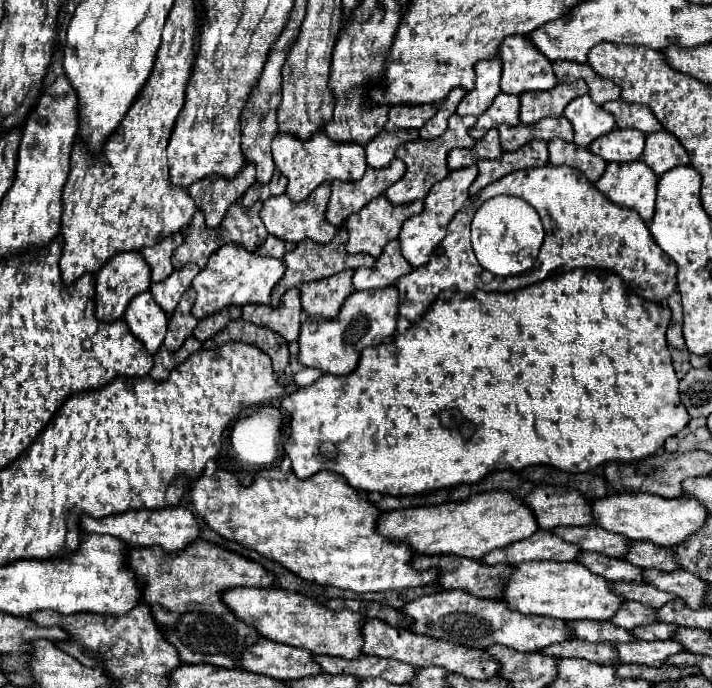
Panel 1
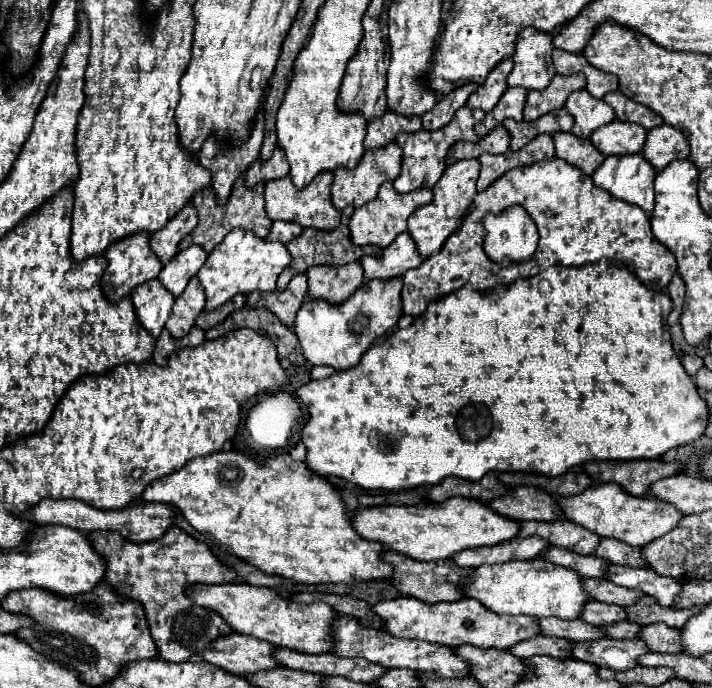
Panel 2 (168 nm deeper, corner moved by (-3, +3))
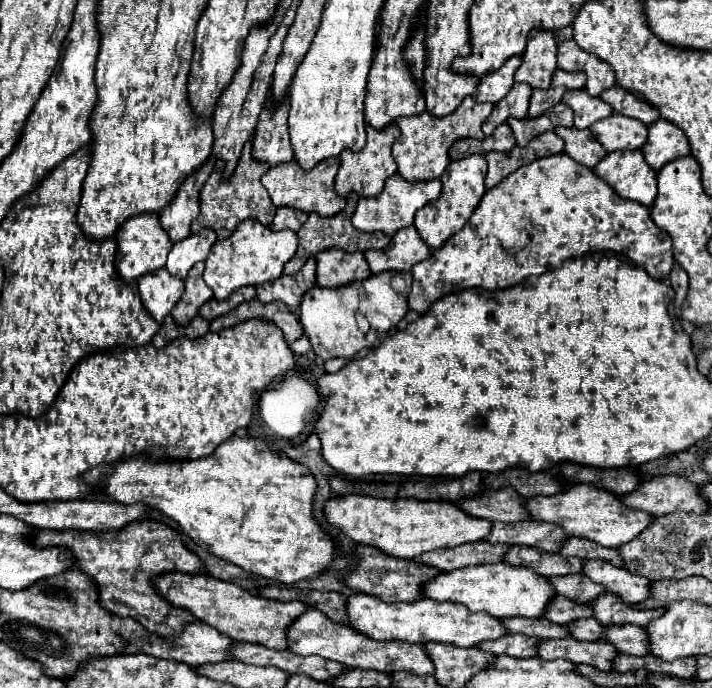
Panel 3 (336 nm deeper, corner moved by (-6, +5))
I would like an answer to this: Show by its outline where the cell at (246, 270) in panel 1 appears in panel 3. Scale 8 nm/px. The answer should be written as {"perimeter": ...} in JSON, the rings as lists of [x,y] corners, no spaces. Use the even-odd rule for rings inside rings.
{"perimeter":[[[245,219],[233,231],[231,237],[223,241],[215,241],[207,261],[205,261],[205,283],[213,289],[217,299],[227,299],[235,289],[243,285],[261,285],[265,281],[273,281],[283,273],[283,265],[297,251],[297,233],[295,231],[273,231],[261,225],[255,219]]]}

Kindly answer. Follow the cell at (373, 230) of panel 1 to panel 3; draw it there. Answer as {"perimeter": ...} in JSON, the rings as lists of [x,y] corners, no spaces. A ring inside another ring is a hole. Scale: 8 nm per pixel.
{"perimeter":[[[399,173],[391,175],[385,181],[385,189],[377,195],[377,197],[365,197],[359,199],[355,215],[351,219],[351,223],[365,233],[373,233],[373,231],[381,231],[385,235],[395,235],[399,229],[413,225],[413,217],[417,213],[417,209],[421,209],[423,205],[427,205],[429,201],[435,201],[441,193],[441,179],[431,179],[431,181],[417,181],[417,183],[409,183],[405,179],[399,177]]]}

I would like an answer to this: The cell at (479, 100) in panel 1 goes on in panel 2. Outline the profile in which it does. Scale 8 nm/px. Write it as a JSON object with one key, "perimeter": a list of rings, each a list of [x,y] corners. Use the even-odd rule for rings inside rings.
{"perimeter":[[[504,59],[496,65],[496,69],[492,69],[486,77],[486,81],[476,89],[476,93],[472,93],[466,101],[466,107],[472,109],[482,109],[482,111],[492,111],[494,105],[498,103],[498,99],[502,97],[502,93],[506,91],[506,77],[512,71],[512,59]]]}

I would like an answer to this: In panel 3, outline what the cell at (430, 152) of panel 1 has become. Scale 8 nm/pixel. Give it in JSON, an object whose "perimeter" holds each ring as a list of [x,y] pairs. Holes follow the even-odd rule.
{"perimeter":[[[465,97],[463,103],[455,109],[455,113],[447,117],[431,117],[427,111],[415,117],[399,117],[397,127],[401,135],[393,143],[393,159],[399,167],[399,175],[405,177],[407,181],[427,181],[441,177],[449,163],[449,155],[447,155],[449,147],[457,139],[465,139],[465,137],[483,139],[485,135],[481,131],[481,125],[491,111],[493,111],[491,103],[477,103],[471,97]]]}

